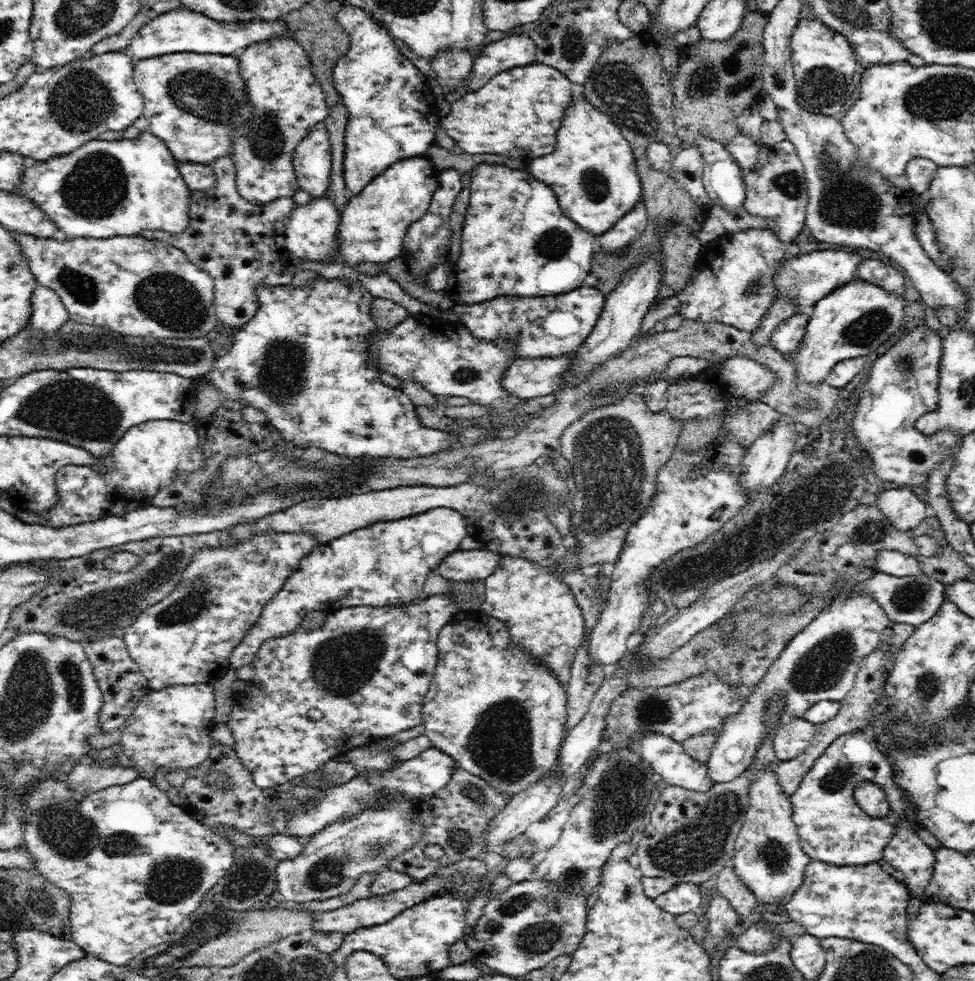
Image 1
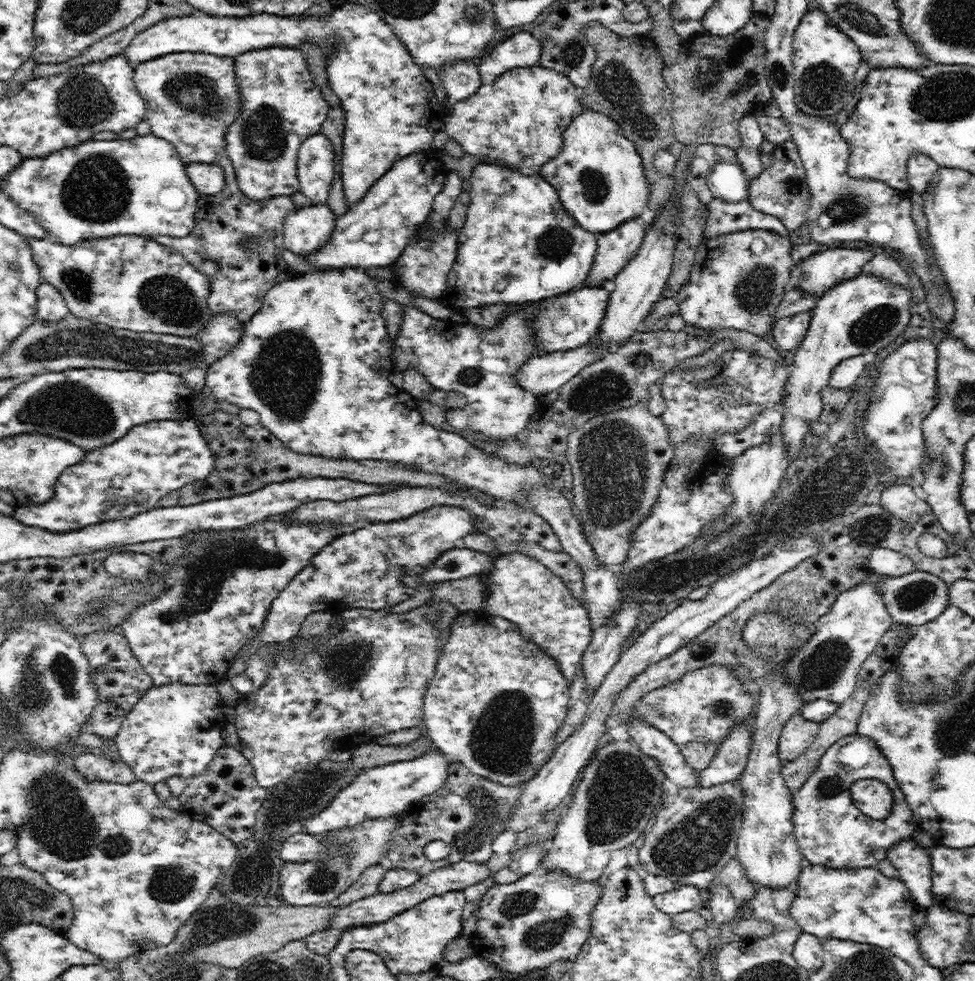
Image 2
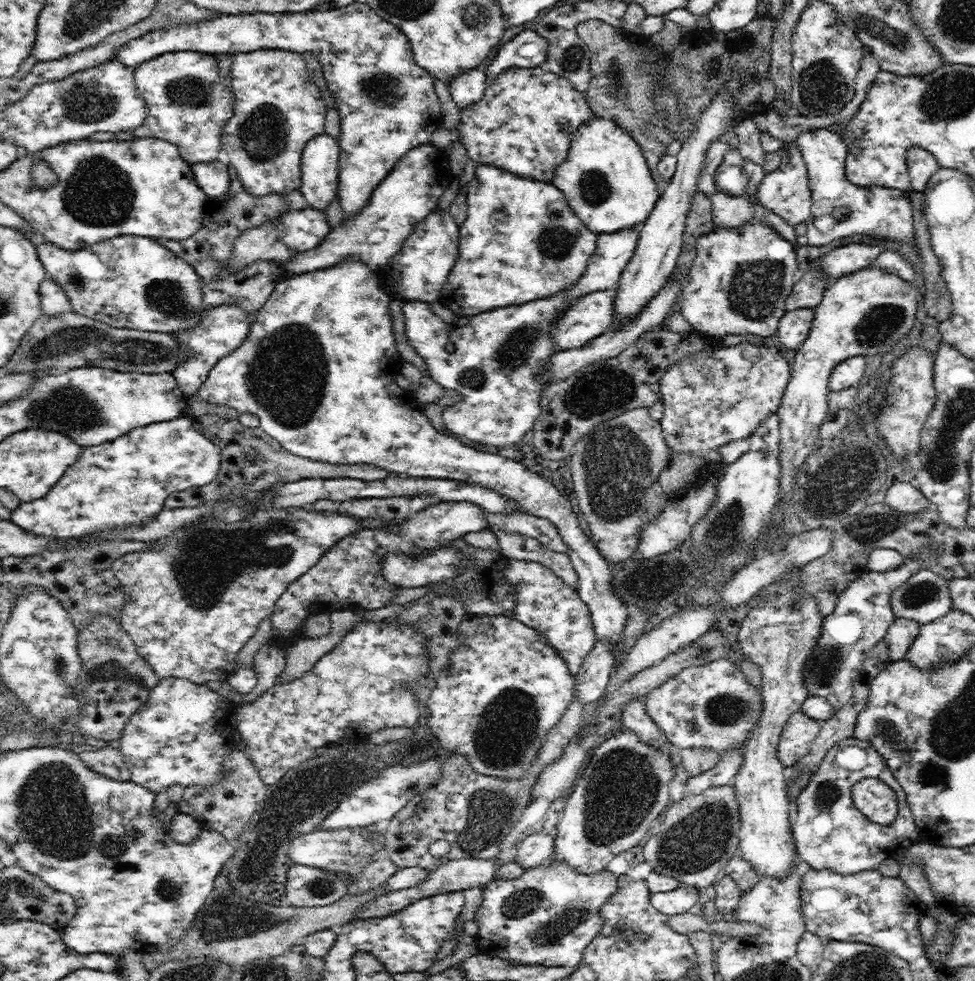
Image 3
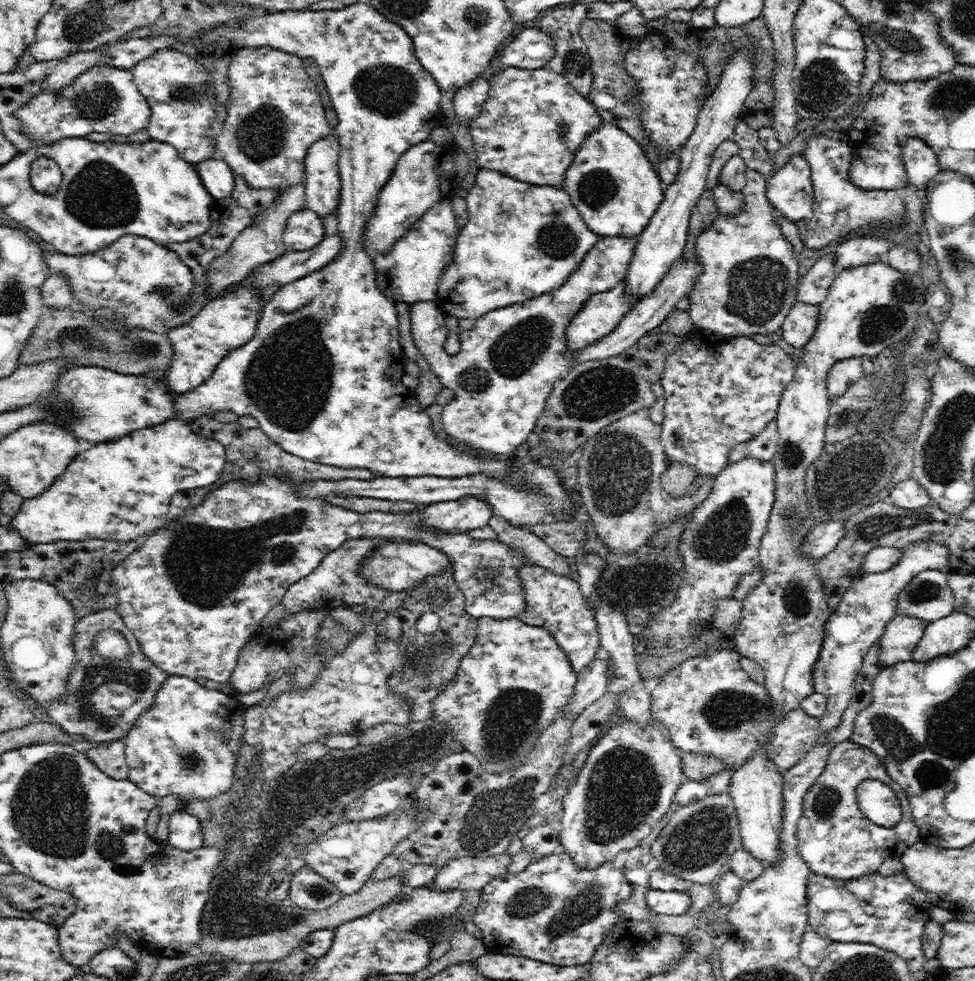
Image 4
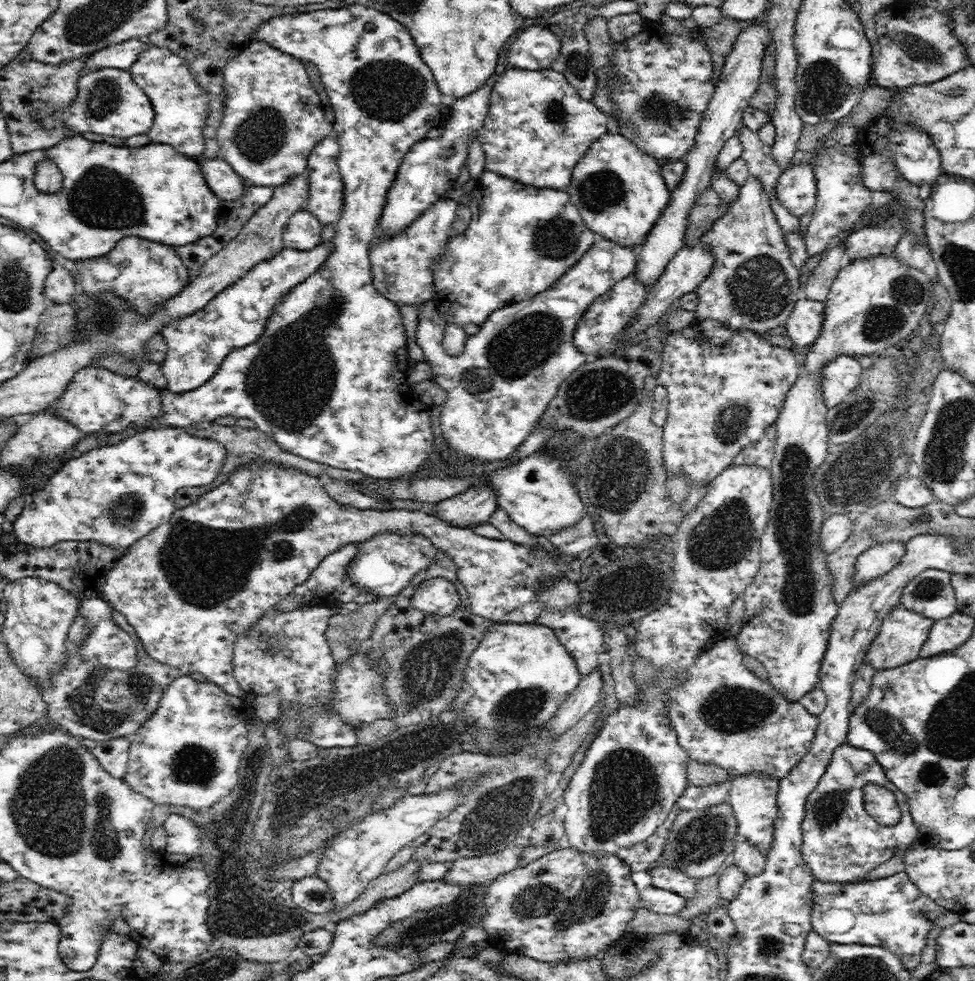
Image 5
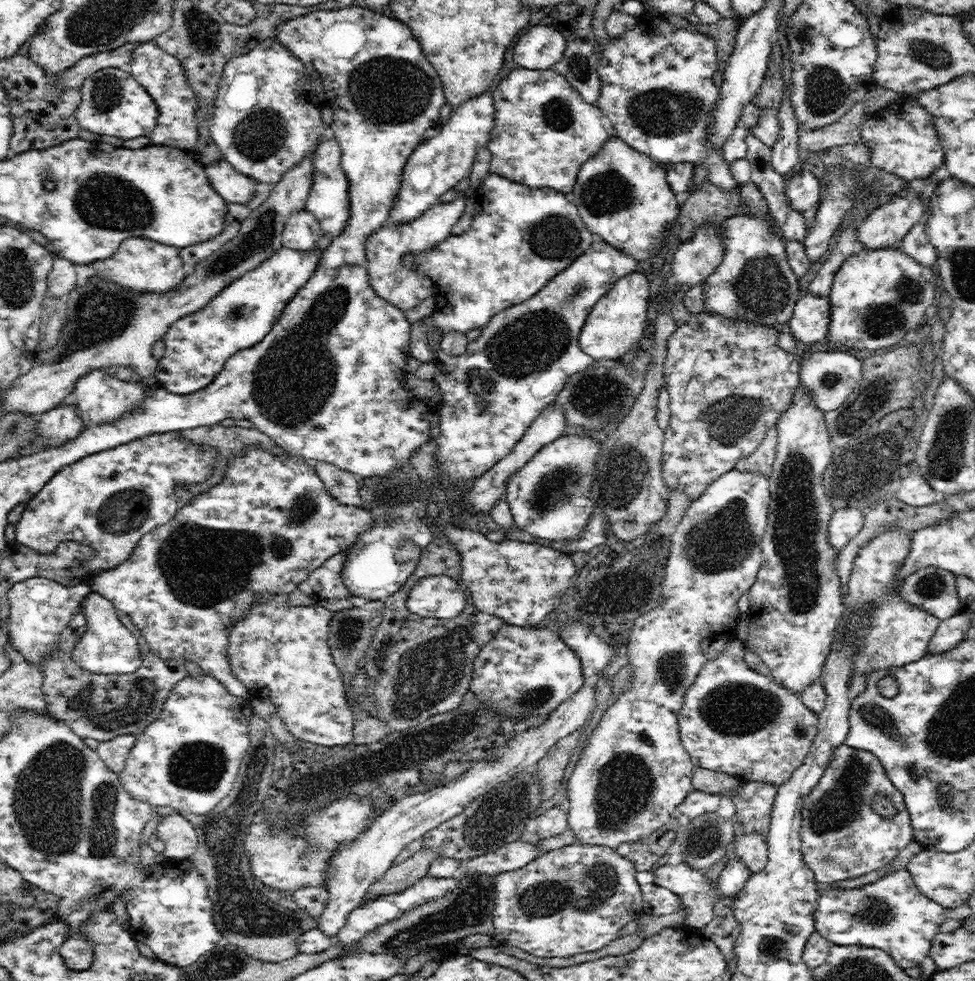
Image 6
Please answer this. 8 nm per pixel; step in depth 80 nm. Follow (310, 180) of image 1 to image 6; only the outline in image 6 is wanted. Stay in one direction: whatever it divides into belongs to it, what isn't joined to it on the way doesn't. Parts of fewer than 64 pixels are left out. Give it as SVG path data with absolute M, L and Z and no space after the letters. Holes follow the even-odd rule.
M334 137L322 139L314 150L315 172L305 209L311 212L320 223L323 234L328 238L336 238L342 234L348 218L350 218L350 197L348 196L348 177L342 171L341 148Z

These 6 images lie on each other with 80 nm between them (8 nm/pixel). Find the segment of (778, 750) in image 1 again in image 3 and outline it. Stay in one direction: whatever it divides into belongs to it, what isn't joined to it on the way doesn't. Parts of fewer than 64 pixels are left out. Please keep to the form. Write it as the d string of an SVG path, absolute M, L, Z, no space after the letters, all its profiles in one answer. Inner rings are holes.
M798 710L786 721L777 746L777 757L785 767L796 764L809 753L809 748L818 736L820 722Z

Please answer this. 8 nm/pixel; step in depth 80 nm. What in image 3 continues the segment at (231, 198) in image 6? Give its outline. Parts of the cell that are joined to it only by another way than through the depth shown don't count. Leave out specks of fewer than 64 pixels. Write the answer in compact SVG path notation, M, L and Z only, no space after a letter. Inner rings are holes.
M218 158L205 163L192 163L192 173L198 186L208 197L220 196L228 192L230 186L229 167Z

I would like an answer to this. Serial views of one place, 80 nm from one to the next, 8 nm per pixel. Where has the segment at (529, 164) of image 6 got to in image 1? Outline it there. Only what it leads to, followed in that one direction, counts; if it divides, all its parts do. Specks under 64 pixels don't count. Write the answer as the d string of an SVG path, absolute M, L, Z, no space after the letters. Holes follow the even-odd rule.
M534 62L499 72L475 91L464 93L451 103L451 111L441 118L441 127L463 152L501 154L520 158L525 165L538 156L554 152L556 135L564 112L573 100L571 80L548 64Z

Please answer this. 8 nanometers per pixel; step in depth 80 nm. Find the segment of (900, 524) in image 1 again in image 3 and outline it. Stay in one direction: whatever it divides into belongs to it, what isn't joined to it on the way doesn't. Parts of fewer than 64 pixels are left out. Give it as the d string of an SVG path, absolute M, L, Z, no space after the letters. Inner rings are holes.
M910 481L892 484L890 490L886 491L884 500L893 510L911 516L932 507L932 503L926 499L922 491L914 488Z

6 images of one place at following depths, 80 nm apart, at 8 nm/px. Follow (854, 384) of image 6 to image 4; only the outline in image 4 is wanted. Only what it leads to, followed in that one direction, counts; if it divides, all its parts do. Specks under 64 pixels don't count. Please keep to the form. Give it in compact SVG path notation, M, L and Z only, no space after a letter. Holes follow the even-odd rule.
M852 357L839 360L826 377L826 387L830 403L843 396L850 386L853 386L864 376L862 360L860 357Z

